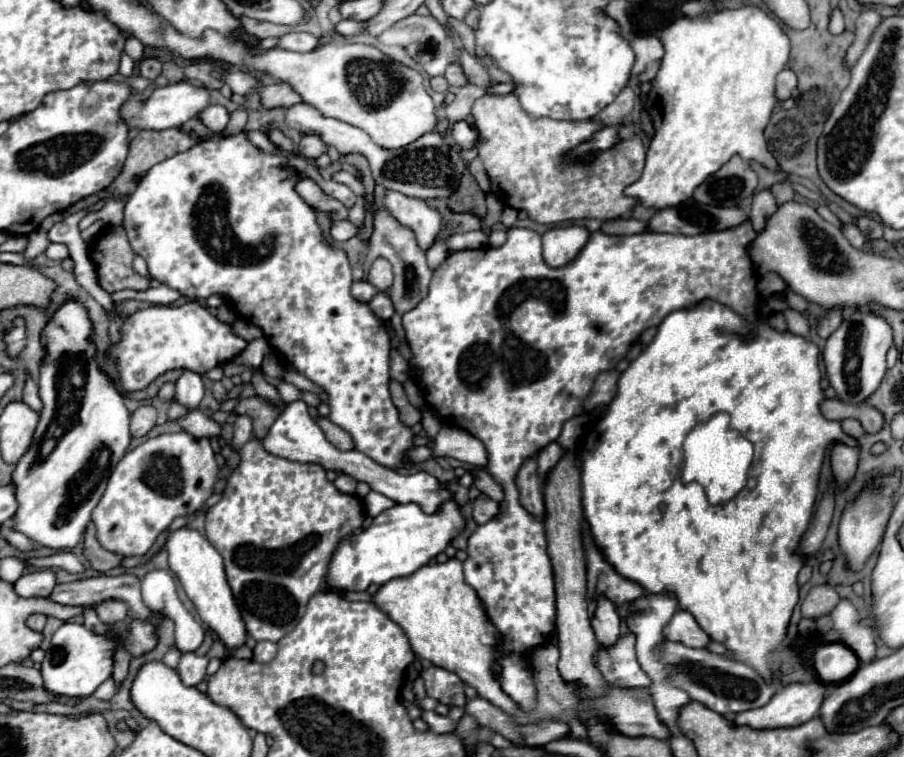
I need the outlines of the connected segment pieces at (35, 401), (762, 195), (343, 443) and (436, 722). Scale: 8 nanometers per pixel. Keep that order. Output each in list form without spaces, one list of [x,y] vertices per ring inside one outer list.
[[[26,375],[26,383],[24,383],[22,399],[24,399],[24,403],[28,403],[34,411],[40,411],[42,403],[40,403],[40,397],[38,397],[38,383],[36,383],[30,375]]]
[[[764,189],[764,191],[758,191],[752,199],[752,211],[750,211],[750,221],[754,225],[756,231],[762,231],[764,229],[764,223],[768,221],[768,215],[772,215],[772,211],[776,211],[776,199],[774,195],[770,193],[770,189]]]
[[[320,417],[320,419],[318,419],[318,425],[324,429],[326,439],[328,439],[336,449],[340,449],[340,451],[354,449],[354,441],[352,441],[352,437],[350,437],[342,427],[334,425],[334,423],[332,423],[330,419],[326,419],[326,417]]]
[[[424,711],[422,717],[430,725],[430,729],[434,729],[436,733],[450,733],[450,719],[448,717],[442,717],[442,715],[436,715],[436,713],[426,713],[426,711]]]

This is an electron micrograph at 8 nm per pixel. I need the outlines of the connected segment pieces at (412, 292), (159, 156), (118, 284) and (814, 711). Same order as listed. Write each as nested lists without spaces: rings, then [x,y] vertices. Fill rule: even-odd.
[[[364,201],[364,209],[372,211],[372,215],[374,215],[374,231],[372,231],[370,245],[368,245],[368,259],[384,257],[392,263],[392,267],[394,267],[394,285],[390,287],[390,297],[392,297],[394,309],[398,313],[404,313],[404,311],[416,307],[416,303],[420,299],[424,299],[424,295],[428,293],[428,283],[432,279],[432,271],[426,265],[426,253],[420,249],[414,231],[400,225],[390,215],[390,211],[386,207]]]
[[[142,129],[142,131],[130,141],[130,151],[128,151],[126,163],[124,163],[124,167],[122,167],[122,173],[120,173],[120,175],[110,183],[110,187],[106,189],[108,195],[110,195],[112,199],[128,199],[128,197],[134,193],[138,181],[146,175],[146,171],[148,171],[152,165],[156,165],[156,163],[160,163],[160,161],[166,161],[166,159],[170,159],[170,157],[176,155],[176,153],[188,151],[190,147],[198,145],[200,141],[204,141],[204,137],[192,137],[192,135],[186,135],[186,133],[180,131],[180,129],[164,129],[164,131]]]
[[[104,225],[104,229],[90,241],[88,253],[104,291],[144,291],[150,287],[150,277],[138,275],[132,267],[136,253],[126,239],[124,225]]]
[[[812,681],[812,683],[790,683],[790,685],[780,687],[780,691],[776,691],[776,695],[764,707],[736,713],[732,717],[732,723],[738,725],[738,727],[746,725],[746,727],[752,727],[752,729],[778,729],[778,727],[802,725],[808,719],[812,719],[812,717],[818,715],[822,699],[824,699],[824,685],[820,681]]]

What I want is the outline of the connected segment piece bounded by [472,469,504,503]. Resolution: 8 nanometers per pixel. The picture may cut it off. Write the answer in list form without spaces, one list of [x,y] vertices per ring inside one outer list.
[[[476,469],[476,471],[472,471],[472,475],[474,475],[474,485],[476,485],[484,495],[492,497],[492,499],[498,501],[498,503],[504,499],[502,487],[492,479],[492,475],[490,475],[486,469]]]

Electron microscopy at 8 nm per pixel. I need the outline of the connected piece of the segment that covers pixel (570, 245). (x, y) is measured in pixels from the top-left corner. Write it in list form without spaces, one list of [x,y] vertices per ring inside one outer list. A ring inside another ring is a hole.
[[[556,227],[542,235],[544,261],[550,267],[568,265],[588,241],[588,231],[582,227]]]

